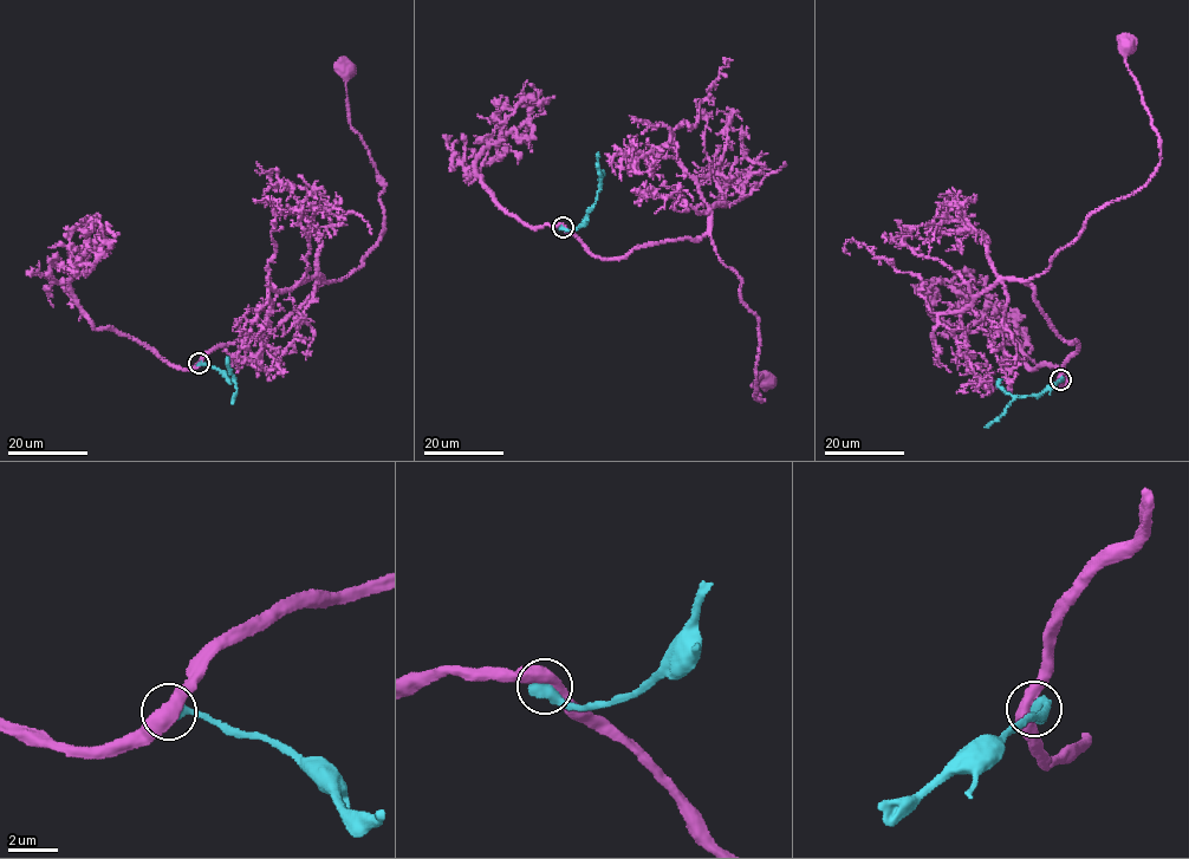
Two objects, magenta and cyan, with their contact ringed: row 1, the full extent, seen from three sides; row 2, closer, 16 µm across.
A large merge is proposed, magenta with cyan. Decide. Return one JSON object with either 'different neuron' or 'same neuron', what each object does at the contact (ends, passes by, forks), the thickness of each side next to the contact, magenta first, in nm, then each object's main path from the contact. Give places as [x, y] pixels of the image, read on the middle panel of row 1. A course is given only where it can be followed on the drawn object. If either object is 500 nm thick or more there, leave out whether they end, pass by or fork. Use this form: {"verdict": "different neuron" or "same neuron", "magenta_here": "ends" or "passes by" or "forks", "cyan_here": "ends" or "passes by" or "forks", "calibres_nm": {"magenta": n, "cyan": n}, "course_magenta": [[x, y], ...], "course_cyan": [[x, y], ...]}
{"verdict": "different neuron", "calibres_nm": {"magenta": 500, "cyan": 600}, "course_magenta": [[563, 227], [608, 259], [708, 233], [758, 319], [754, 397], [762, 401], [752, 385], [767, 379]], "course_cyan": [[561, 227], [577, 229], [595, 202], [601, 182], [598, 153]]}

